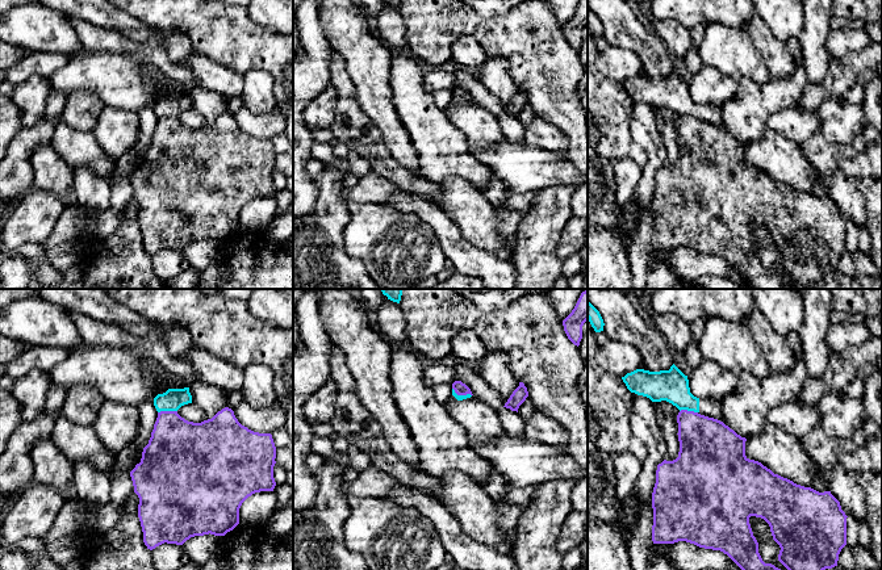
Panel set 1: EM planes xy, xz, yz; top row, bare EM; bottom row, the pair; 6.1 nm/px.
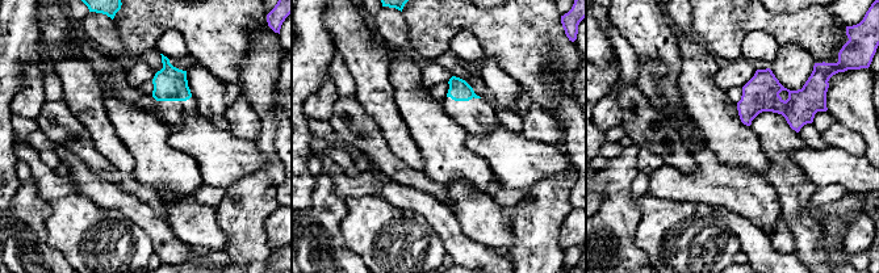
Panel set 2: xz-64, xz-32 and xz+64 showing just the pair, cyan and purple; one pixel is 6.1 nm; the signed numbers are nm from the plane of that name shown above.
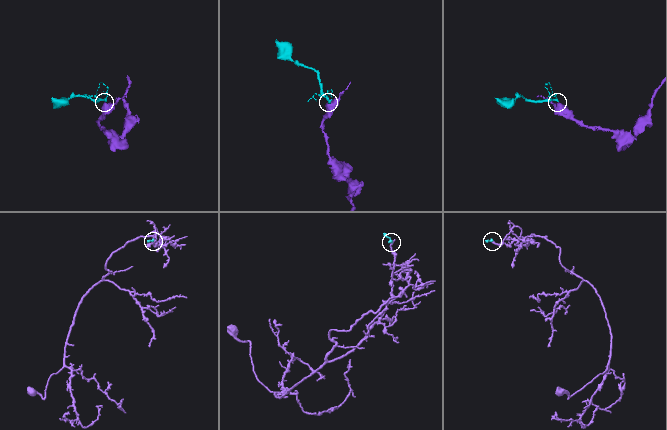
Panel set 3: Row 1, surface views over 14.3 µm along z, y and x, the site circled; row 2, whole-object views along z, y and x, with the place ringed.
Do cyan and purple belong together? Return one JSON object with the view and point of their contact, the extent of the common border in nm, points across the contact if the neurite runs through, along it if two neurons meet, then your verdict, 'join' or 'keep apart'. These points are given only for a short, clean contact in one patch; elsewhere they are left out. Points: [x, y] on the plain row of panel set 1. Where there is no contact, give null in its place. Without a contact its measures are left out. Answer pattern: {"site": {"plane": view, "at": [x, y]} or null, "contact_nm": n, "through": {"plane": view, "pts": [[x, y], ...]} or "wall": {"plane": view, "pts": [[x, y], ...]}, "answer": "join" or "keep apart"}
{"site": {"plane": "xy", "at": [167, 116]}, "contact_nm": 120, "wall": {"plane": "xy", "pts": [[176, 116], [161, 116], [158, 118]]}, "answer": "keep apart"}

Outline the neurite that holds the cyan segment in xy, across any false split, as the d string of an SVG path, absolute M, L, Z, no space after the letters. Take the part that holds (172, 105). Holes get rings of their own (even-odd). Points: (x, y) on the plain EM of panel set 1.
M189 93L168 95L163 100L154 104L154 112L158 118L160 117L177 117L181 112L192 109Z

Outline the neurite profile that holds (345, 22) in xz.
M319 0L319 21L322 30L330 41L333 50L339 53L347 64L347 71L356 89L355 100L381 131L392 156L413 173L422 173L415 147L393 102L393 92L389 85L392 49L371 33L368 18L365 9L358 0Z

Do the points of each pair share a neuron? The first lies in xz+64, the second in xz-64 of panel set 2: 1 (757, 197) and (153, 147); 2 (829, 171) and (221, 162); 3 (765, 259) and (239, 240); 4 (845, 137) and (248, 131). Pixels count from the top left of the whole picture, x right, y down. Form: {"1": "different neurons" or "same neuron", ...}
{"1": "different neurons", "2": "same neuron", "3": "different neurons", "4": "same neuron"}

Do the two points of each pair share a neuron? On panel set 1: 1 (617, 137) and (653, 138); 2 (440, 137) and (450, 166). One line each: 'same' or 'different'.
1: different
2: same

